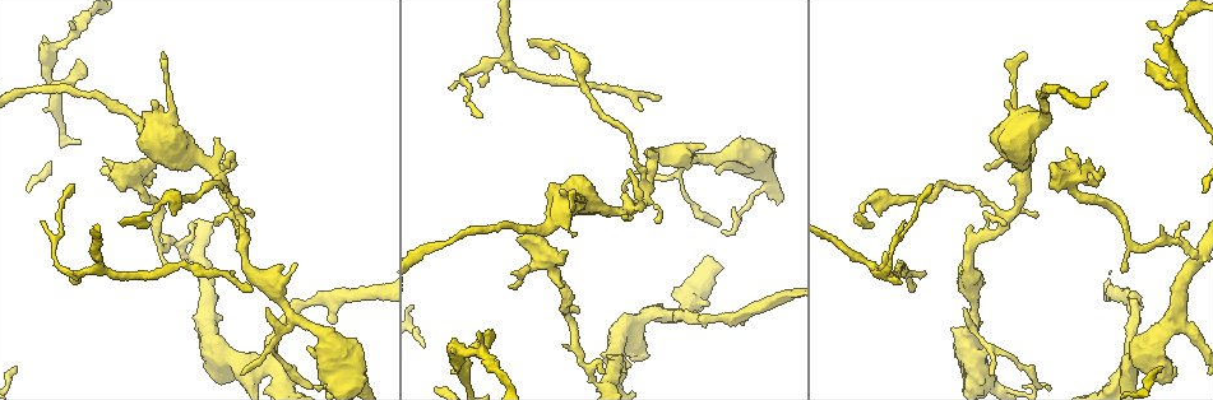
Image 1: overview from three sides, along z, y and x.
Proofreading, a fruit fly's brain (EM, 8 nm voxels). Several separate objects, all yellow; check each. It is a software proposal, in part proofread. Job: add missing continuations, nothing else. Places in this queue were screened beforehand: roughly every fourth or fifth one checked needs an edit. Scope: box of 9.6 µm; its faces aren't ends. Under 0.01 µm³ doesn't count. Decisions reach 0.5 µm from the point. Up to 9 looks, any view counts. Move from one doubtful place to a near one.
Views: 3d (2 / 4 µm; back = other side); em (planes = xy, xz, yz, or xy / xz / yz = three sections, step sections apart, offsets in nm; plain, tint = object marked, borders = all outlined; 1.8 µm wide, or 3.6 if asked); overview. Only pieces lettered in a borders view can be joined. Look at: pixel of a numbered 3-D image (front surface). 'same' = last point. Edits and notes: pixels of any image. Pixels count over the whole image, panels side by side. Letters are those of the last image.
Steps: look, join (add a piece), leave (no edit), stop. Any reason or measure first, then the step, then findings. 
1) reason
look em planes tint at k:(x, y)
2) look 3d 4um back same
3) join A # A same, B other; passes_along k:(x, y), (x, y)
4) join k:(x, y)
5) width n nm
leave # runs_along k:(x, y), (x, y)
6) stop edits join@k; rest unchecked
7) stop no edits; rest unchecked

free end
look 3d 2um at 1:(192, 221)

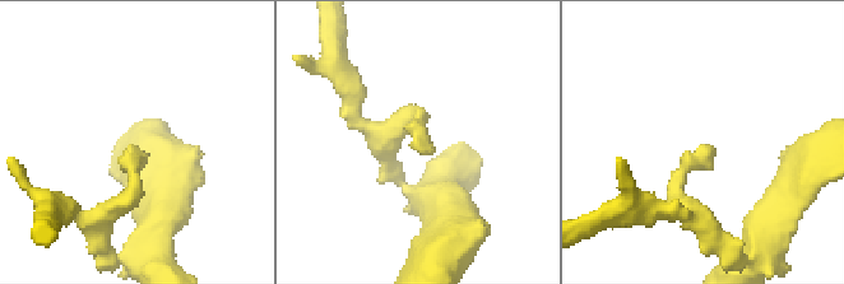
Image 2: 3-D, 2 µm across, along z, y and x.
look em planes borders at 2:(715, 148)

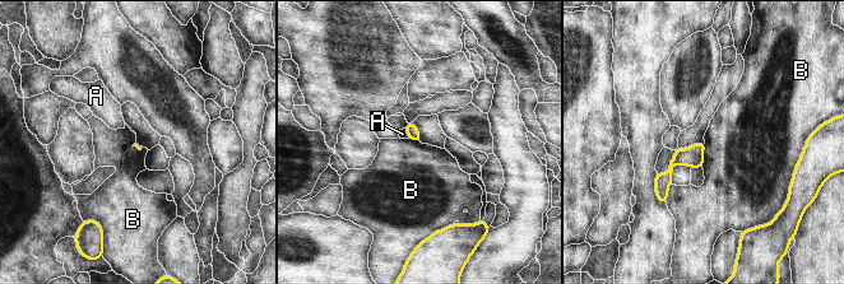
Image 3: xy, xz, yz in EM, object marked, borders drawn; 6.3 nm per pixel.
leave # A other, B other; runs_along 3:(701, 145), (671, 167), (661, 198); no lettered piece goes on from it

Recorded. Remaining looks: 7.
thin end
look 3d 2um at 1:(73, 284)

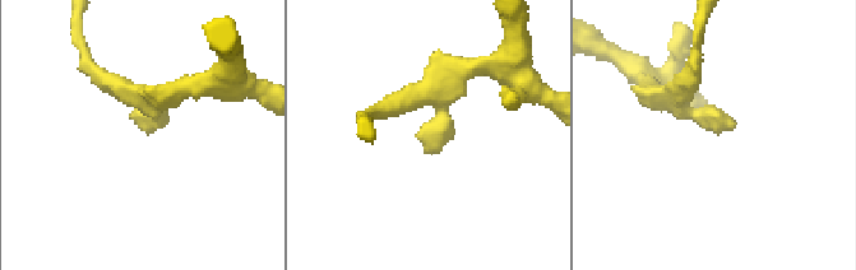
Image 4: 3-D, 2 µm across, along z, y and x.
shape alone is not enough
look em planes borders at 4:(427, 151)

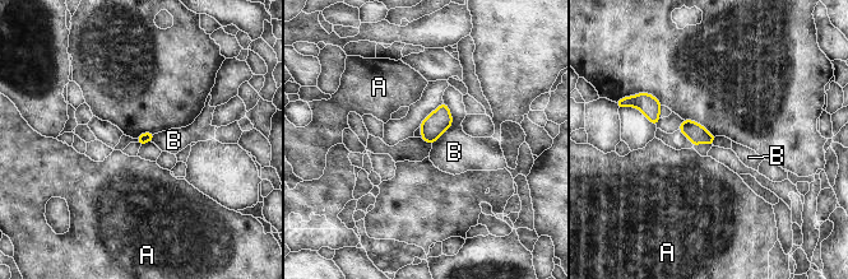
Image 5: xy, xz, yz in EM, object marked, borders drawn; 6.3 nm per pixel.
leave # A other, B other; border 5:(444, 101), (452, 125), (432, 144); none of them fits

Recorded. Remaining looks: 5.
thin end
look 3d 4um at 1:(267, 310)

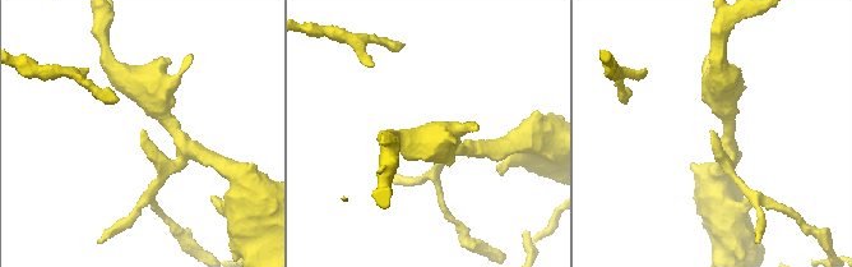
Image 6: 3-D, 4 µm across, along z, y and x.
look em xy step 4 borders at 6:(141, 132)

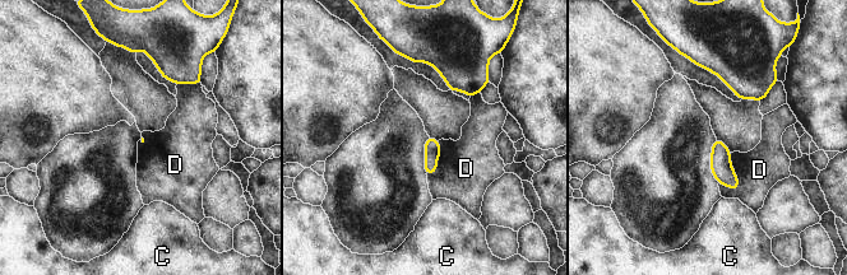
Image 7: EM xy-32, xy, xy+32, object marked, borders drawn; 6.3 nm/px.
leave # C other, D other; border 7:(730, 153), (737, 178), (735, 191); none of them fits

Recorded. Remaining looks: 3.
an open end
look em planes borders at 1:(489, 329)

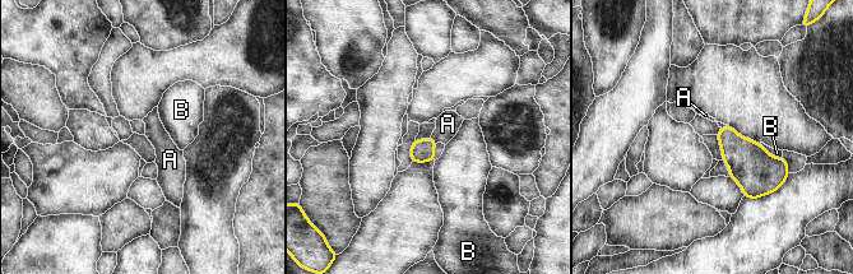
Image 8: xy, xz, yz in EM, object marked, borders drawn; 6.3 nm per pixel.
longest_contact B 180 nm
leave # A other, B other; border 8:(430, 138), (436, 143); none of them fits

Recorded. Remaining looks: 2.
stop no edits; rest unchecked

